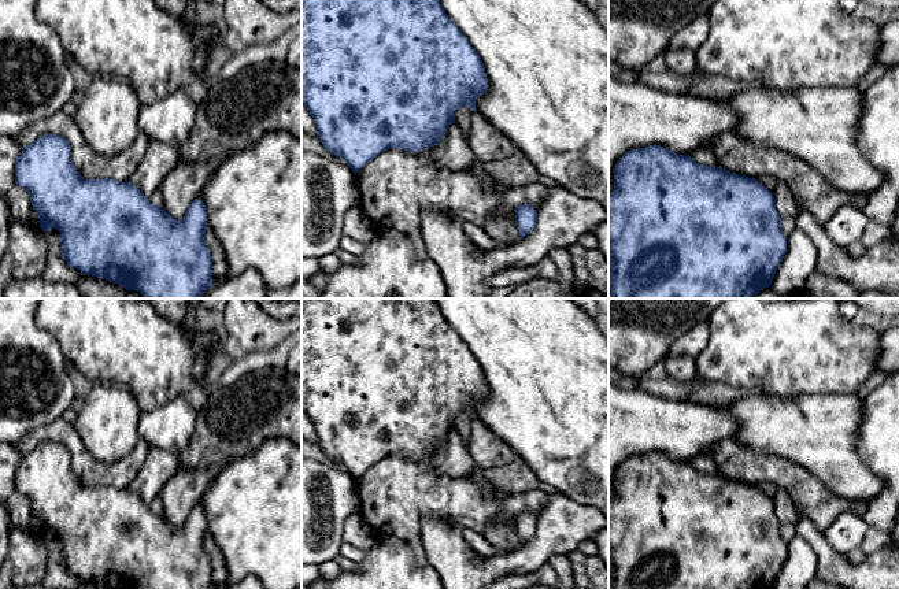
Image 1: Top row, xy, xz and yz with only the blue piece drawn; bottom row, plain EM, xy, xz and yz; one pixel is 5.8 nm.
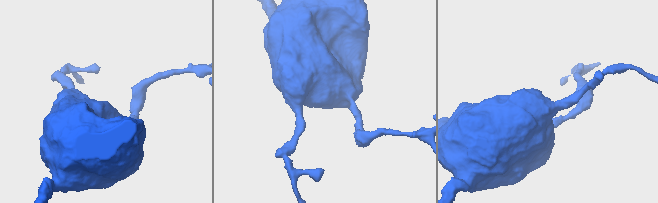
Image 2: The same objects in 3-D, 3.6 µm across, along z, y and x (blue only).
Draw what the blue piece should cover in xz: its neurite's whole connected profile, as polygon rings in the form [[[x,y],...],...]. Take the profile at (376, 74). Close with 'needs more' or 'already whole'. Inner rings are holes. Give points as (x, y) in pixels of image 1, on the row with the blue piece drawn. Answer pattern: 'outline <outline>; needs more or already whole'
outline [[[301,0],[301,104],[312,115],[319,140],[328,152],[340,156],[356,174],[377,155],[400,148],[419,152],[437,145],[459,107],[476,110],[476,100],[488,90],[484,63],[470,41],[445,14],[440,0]]]; already whole

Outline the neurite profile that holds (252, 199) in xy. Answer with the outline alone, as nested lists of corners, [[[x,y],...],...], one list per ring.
[[[270,131],[254,147],[217,162],[200,199],[226,256],[226,274],[212,285],[248,268],[262,275],[267,290],[301,279],[301,138]]]

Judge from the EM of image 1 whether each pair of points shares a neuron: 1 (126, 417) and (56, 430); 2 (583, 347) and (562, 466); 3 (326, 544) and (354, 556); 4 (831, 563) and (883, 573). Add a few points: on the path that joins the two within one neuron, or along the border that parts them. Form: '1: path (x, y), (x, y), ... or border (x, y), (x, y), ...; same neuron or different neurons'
1: border (73, 425), (84, 447), (91, 454); different neurons
2: path (574, 377), (574, 436); same neuron
3: border (343, 541), (339, 554); different neurons
4: path (843, 571), (870, 573); same neuron

